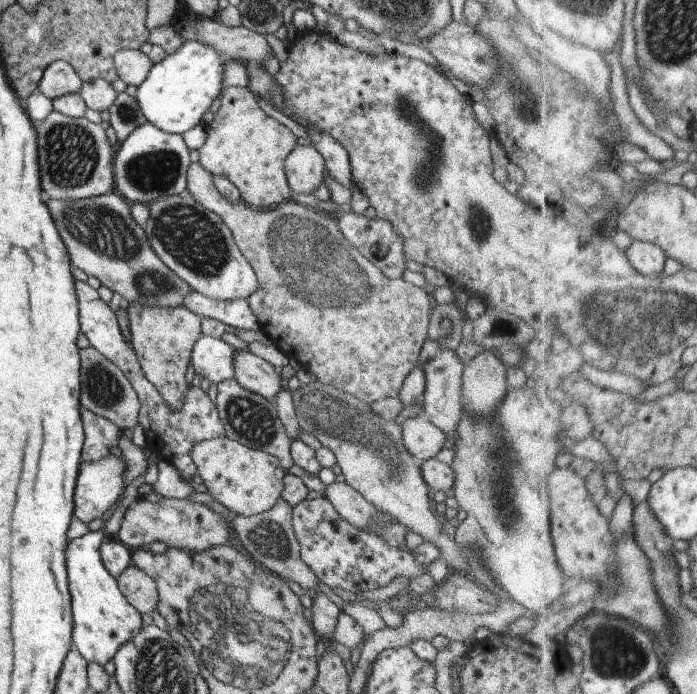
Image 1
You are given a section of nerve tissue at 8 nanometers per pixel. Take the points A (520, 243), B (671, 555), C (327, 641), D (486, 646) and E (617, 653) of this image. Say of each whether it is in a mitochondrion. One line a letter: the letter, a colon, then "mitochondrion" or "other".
A: other
B: other
C: other
D: other
E: mitochondrion

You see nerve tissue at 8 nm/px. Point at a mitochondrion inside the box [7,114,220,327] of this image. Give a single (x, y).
(99, 228)

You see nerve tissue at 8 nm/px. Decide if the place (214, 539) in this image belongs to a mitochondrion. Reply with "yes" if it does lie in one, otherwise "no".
no

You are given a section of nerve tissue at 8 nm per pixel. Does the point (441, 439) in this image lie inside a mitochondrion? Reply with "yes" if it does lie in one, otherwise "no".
no

